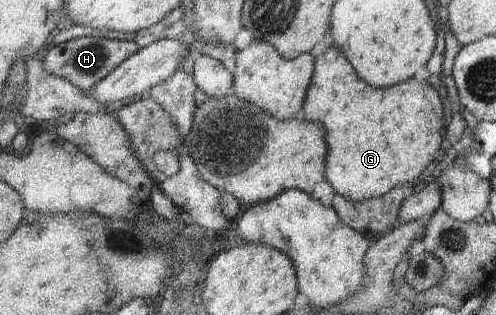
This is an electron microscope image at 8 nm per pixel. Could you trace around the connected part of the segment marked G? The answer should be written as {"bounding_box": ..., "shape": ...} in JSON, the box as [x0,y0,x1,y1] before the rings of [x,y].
{"bounding_box":[304,44,444,201],"shape":[[[331,44],[316,59],[316,73],[308,91],[304,112],[305,119],[315,123],[323,121],[329,125],[329,129],[333,129],[329,133],[329,181],[333,181],[337,191],[345,193],[345,197],[351,201],[375,199],[391,192],[397,185],[414,183],[435,159],[434,154],[441,144],[441,129],[444,127],[441,95],[427,81],[419,83],[417,79],[409,79],[389,89],[375,89],[357,77],[353,63],[339,47]]]}

